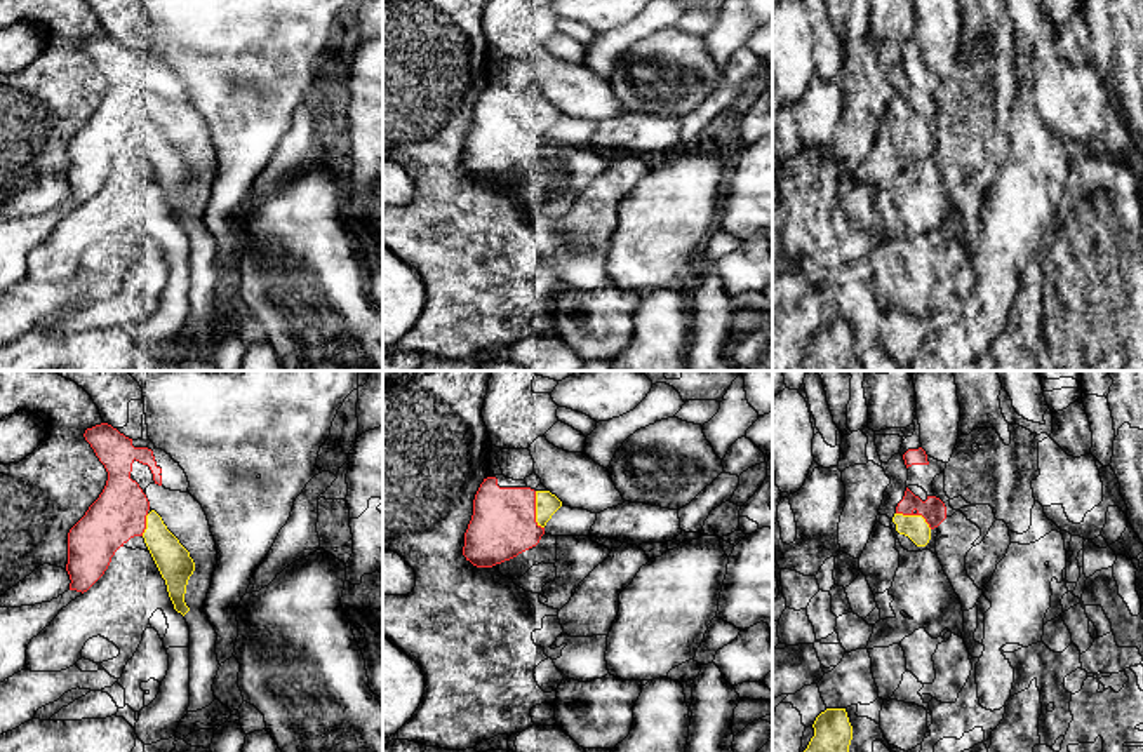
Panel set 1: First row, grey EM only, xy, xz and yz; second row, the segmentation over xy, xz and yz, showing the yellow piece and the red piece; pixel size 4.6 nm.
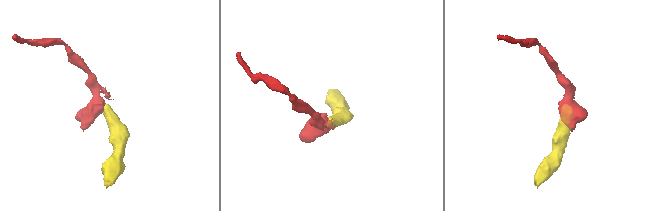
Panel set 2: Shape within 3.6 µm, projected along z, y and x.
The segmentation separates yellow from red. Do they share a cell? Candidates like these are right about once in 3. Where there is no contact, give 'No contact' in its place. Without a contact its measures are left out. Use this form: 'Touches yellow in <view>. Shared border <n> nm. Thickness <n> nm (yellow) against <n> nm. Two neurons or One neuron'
Touches yellow in xz. Shared border 180 nm. Thickness 110 nm (yellow) against 300 nm. One neuron

